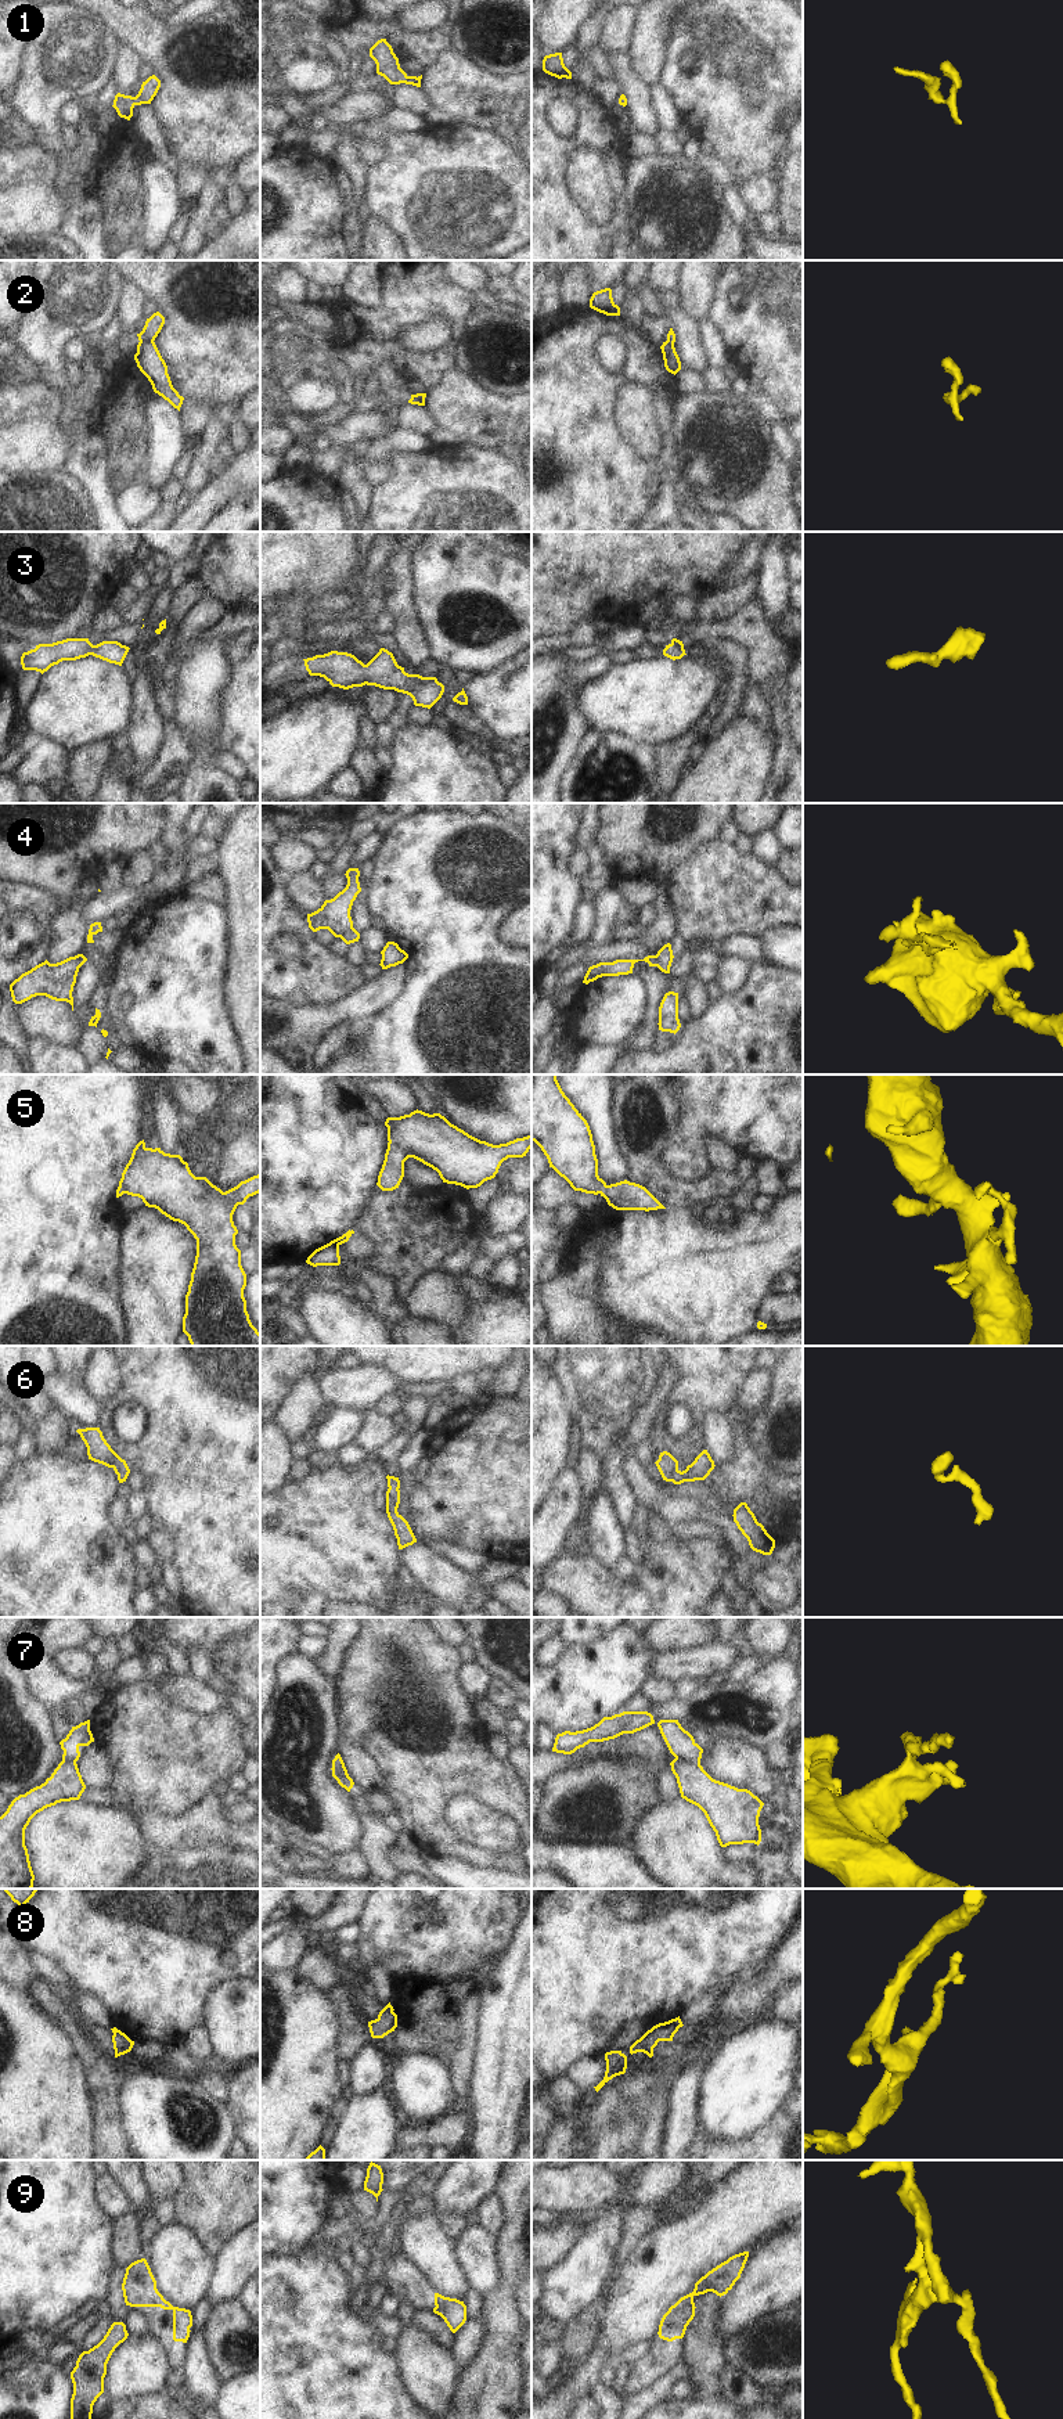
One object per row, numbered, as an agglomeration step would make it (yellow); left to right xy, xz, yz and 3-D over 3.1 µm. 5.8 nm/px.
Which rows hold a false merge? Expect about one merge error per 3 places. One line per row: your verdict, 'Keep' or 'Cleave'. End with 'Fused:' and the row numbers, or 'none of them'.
1: Keep
2: Cleave
3: Keep
4: Cleave
5: Keep
6: Keep
7: Cleave
8: Keep
9: Keep
Fused: 2, 4, 7

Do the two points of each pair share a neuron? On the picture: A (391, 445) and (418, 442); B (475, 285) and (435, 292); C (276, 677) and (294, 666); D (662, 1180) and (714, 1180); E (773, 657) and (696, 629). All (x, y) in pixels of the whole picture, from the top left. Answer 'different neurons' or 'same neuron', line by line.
A: same neuron
B: different neurons
C: same neuron
D: same neuron
E: same neuron

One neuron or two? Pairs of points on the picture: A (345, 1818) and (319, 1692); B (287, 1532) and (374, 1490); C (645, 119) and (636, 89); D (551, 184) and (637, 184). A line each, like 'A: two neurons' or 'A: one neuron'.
A: one neuron
B: one neuron
C: one neuron
D: two neurons

